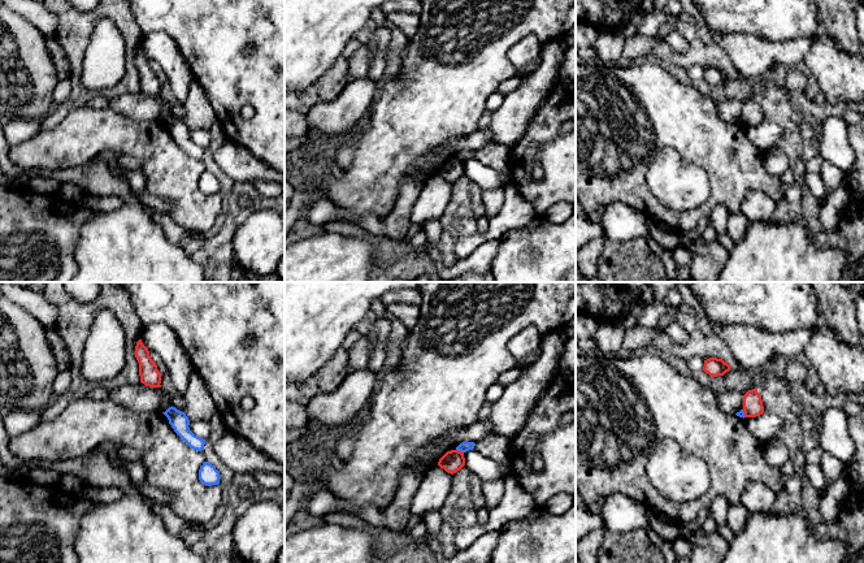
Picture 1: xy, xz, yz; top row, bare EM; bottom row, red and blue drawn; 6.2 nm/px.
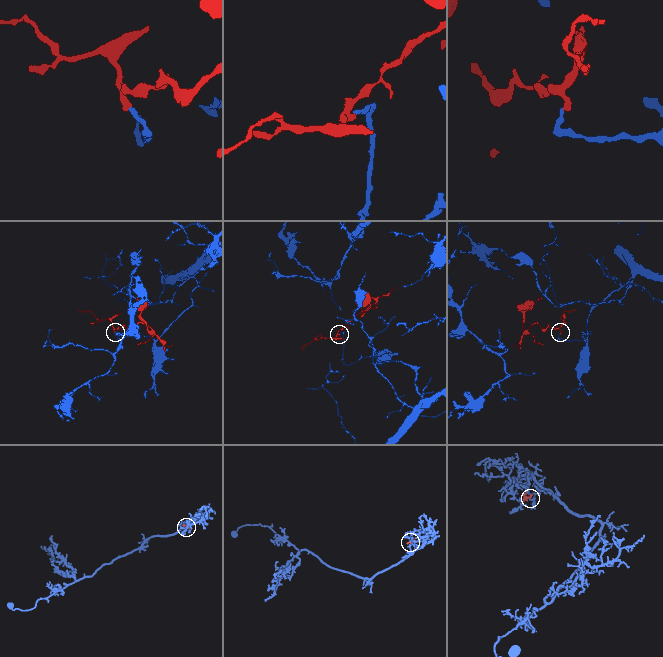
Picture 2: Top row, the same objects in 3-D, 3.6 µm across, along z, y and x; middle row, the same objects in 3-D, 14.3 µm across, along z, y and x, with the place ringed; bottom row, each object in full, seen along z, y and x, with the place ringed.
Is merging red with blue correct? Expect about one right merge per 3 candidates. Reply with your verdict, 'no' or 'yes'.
no

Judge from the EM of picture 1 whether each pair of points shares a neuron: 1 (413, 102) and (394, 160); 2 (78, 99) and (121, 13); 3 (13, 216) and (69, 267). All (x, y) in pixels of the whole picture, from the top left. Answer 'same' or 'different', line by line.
1: same
2: same
3: same

